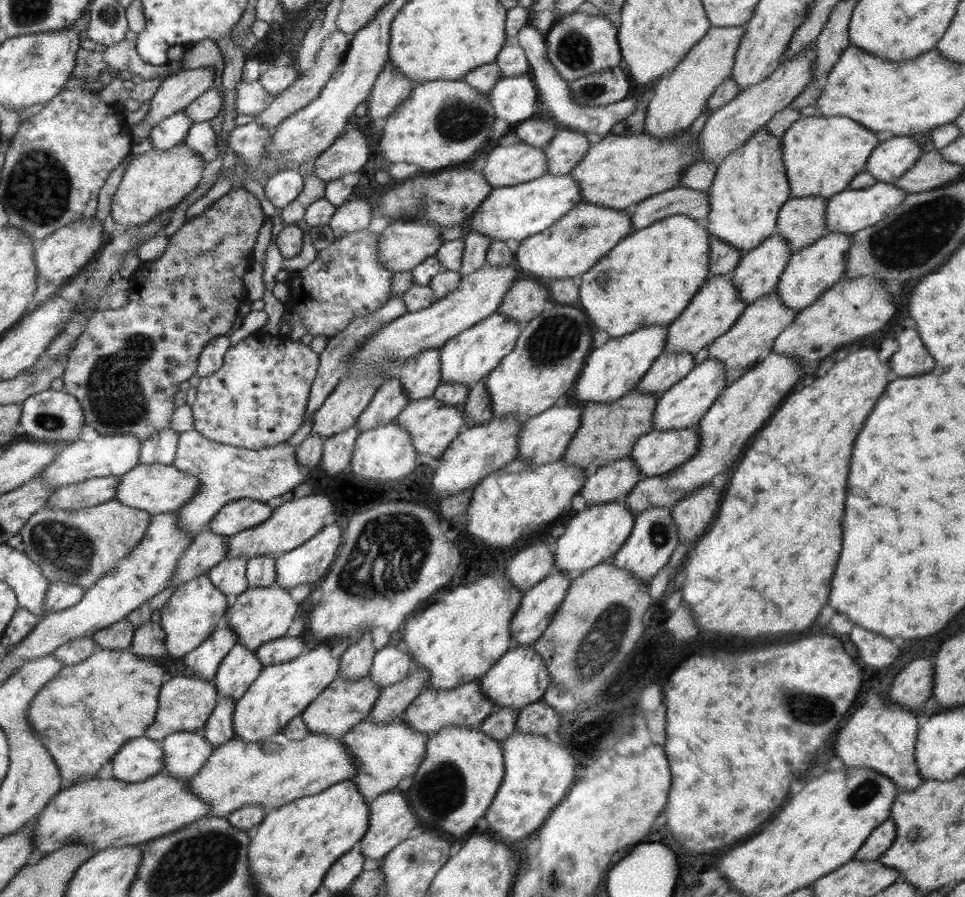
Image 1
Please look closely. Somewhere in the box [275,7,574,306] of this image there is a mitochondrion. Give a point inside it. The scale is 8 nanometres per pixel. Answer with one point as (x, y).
(457, 119)

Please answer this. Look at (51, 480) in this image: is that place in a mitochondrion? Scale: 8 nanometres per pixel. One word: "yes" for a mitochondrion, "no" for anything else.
no

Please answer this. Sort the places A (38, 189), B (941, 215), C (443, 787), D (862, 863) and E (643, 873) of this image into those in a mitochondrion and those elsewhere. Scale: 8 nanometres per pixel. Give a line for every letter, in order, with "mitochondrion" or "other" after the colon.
A: mitochondrion
B: mitochondrion
C: mitochondrion
D: other
E: other

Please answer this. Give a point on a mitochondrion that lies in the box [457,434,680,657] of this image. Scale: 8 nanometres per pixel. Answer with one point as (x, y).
(659, 533)

